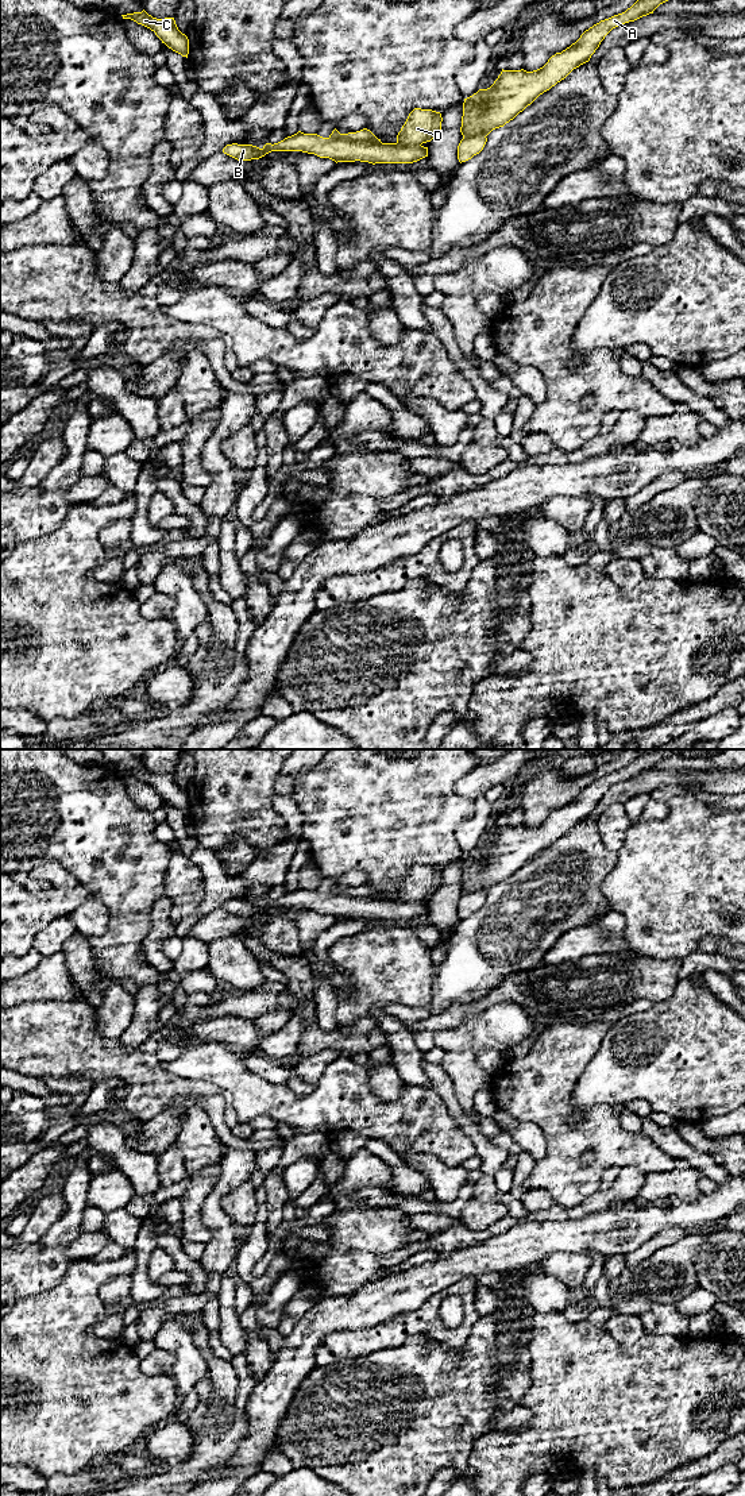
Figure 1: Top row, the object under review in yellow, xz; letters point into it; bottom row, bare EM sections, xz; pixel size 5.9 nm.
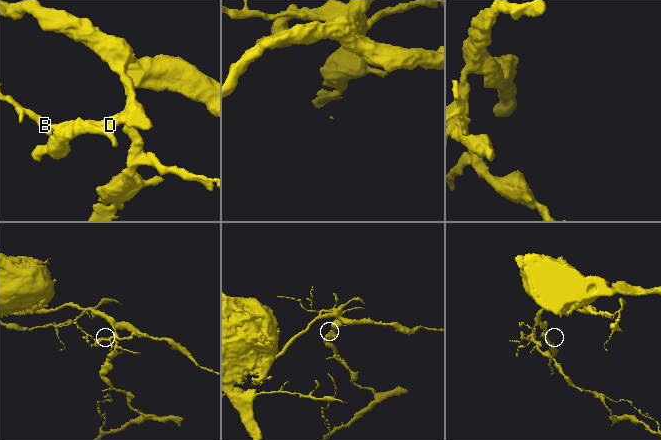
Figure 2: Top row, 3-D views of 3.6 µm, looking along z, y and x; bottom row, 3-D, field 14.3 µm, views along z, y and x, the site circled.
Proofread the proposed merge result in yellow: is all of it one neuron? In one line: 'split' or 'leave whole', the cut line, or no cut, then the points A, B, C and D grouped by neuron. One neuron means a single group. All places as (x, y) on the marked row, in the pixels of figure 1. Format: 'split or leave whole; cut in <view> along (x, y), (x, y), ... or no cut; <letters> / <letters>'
split; cut in xz along (329, 137), (381, 143); A D / B C

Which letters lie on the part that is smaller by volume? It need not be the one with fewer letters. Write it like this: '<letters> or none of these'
B, C

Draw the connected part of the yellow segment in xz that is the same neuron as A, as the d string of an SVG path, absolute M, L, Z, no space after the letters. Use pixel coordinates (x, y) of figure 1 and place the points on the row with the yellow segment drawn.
M637 0L625 12L601 20L561 53L533 72L503 70L487 89L464 99L460 132L463 138L487 136L503 127L530 105L540 95L564 80L574 69L590 61L605 36L615 27L634 22L668 0Z

